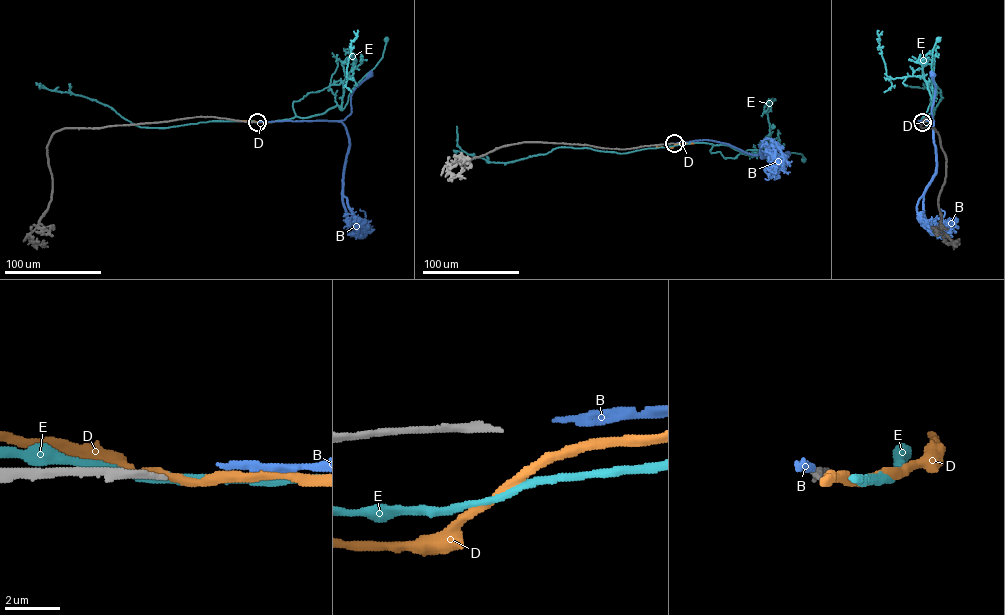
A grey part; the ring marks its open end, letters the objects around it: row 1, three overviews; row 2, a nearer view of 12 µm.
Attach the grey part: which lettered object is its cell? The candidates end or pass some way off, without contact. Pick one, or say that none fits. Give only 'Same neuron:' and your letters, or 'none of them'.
Same neuron: B

